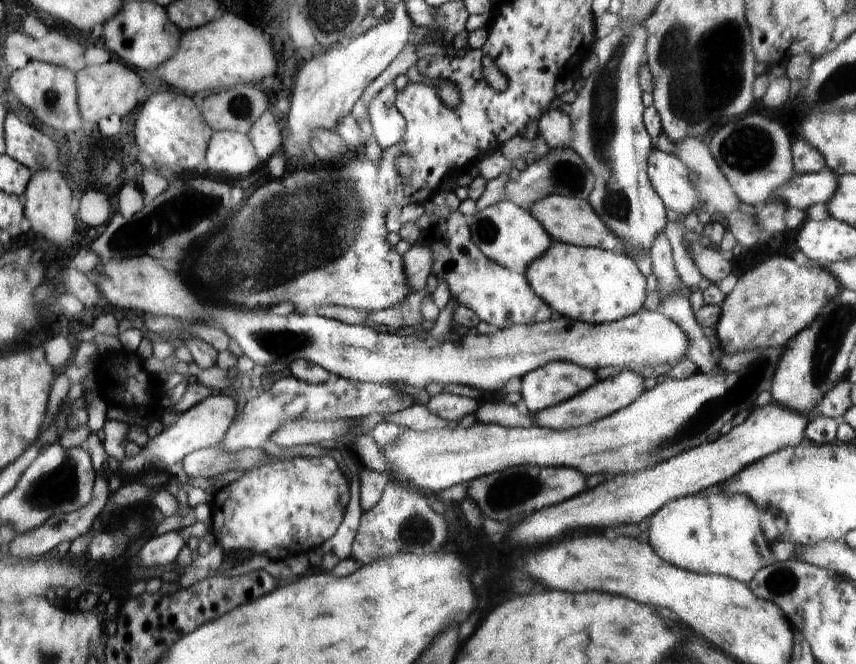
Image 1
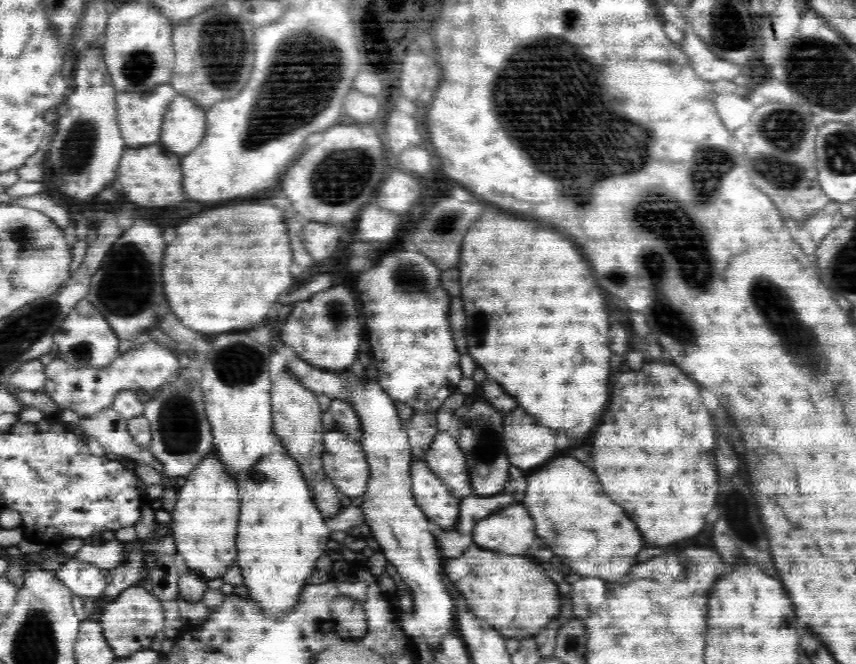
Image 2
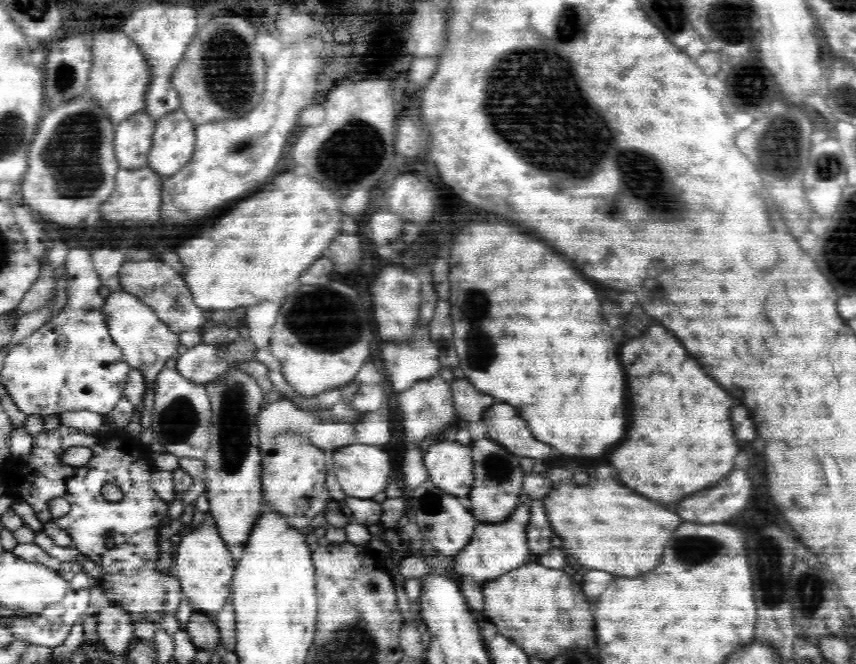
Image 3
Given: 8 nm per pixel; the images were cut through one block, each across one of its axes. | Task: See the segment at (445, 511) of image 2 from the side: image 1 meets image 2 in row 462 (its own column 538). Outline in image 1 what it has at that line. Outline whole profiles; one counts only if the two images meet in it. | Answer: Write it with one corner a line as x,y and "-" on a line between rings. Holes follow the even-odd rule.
621,369
606,380
598,380
594,386
587,388
582,394
565,400
555,407
548,407
535,413
533,421
538,427
546,427
556,431
583,427
590,423
595,423
603,417
614,415
616,411
625,409
629,404
634,403
644,391
646,390
644,389
642,376
634,370

